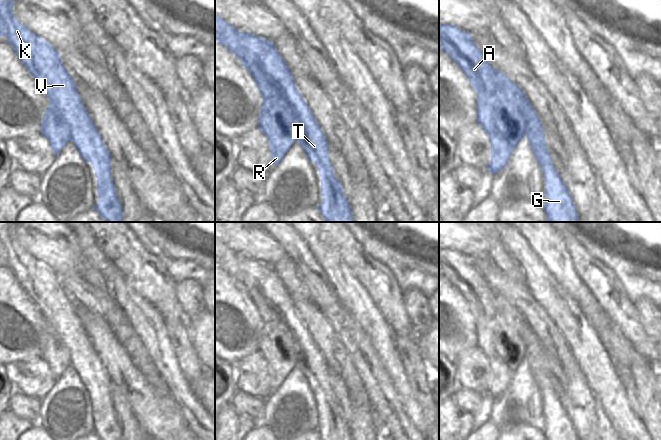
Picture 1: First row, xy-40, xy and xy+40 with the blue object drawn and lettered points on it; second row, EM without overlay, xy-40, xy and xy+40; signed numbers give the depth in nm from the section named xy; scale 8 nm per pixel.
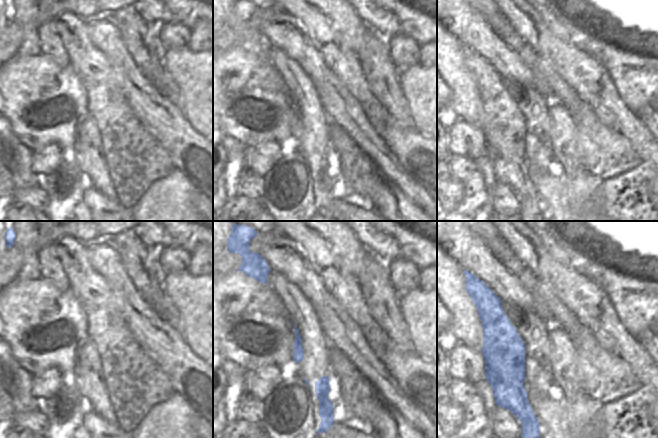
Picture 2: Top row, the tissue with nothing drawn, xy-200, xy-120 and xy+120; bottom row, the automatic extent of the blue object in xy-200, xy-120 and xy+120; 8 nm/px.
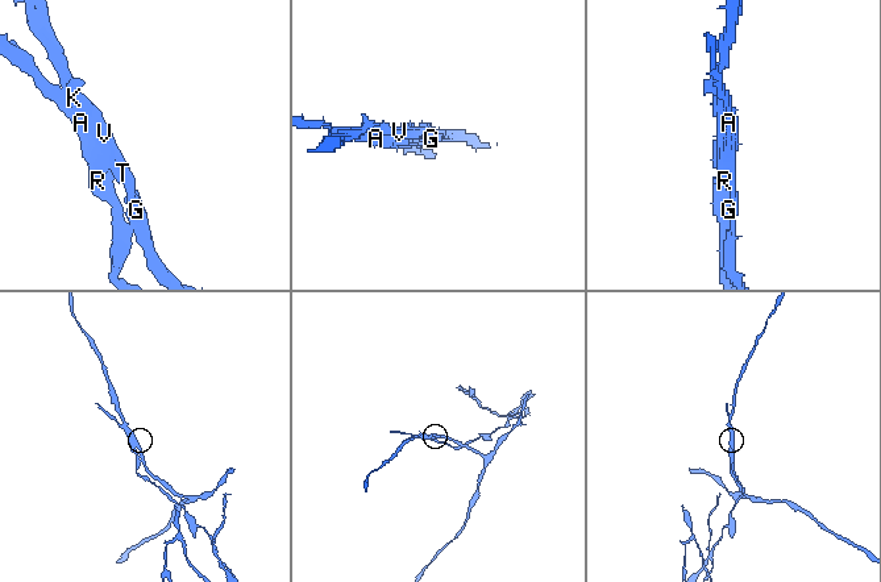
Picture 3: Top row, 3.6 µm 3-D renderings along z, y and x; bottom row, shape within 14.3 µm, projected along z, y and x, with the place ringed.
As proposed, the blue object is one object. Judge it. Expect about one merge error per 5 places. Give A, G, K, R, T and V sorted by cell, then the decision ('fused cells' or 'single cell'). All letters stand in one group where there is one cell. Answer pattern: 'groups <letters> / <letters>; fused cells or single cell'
groups A R / G K T V; fused cells

